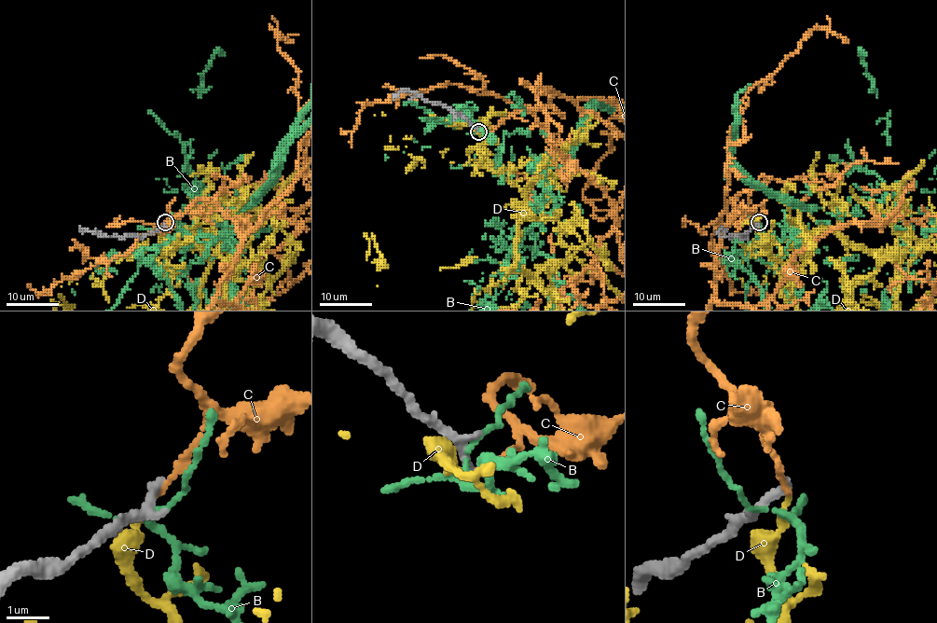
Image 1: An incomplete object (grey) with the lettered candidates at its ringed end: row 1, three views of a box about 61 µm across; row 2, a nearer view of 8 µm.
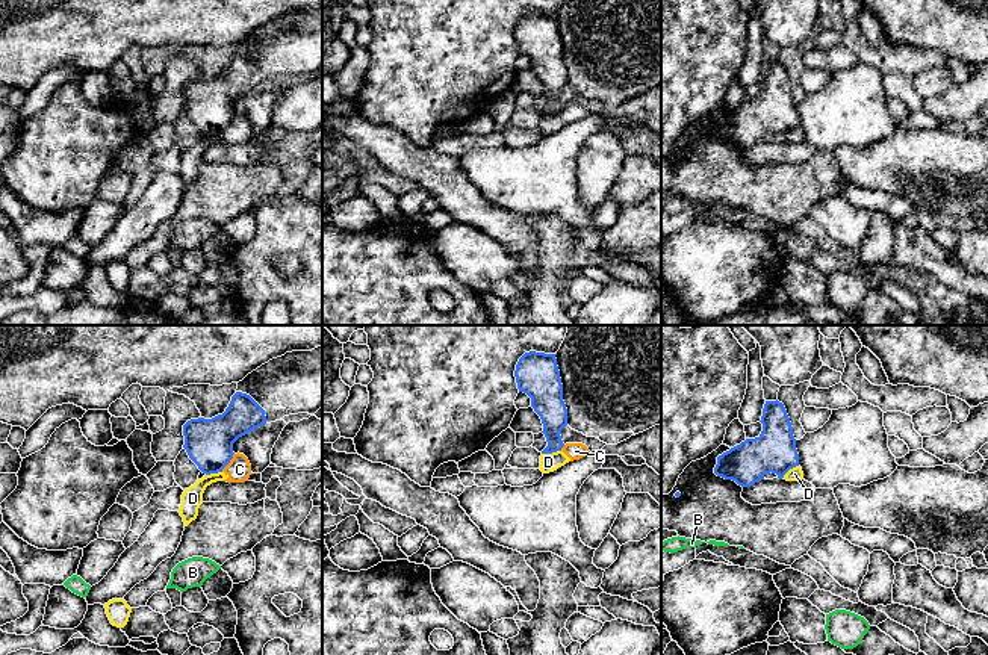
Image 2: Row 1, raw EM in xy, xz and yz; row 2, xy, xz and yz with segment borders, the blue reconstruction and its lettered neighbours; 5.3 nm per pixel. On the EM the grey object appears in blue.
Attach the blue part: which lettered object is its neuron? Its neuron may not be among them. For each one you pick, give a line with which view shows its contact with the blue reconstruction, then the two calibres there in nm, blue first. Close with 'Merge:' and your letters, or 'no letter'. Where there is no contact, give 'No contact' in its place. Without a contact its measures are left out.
Merge: no letter

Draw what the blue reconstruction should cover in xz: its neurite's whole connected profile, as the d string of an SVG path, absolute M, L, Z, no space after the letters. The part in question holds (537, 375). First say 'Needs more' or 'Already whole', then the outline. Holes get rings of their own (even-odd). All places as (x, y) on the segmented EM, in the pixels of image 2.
Already whole. M525 352L514 371L519 392L531 398L531 407L540 416L548 446L542 454L561 451L561 430L567 425L563 384L555 354Z

